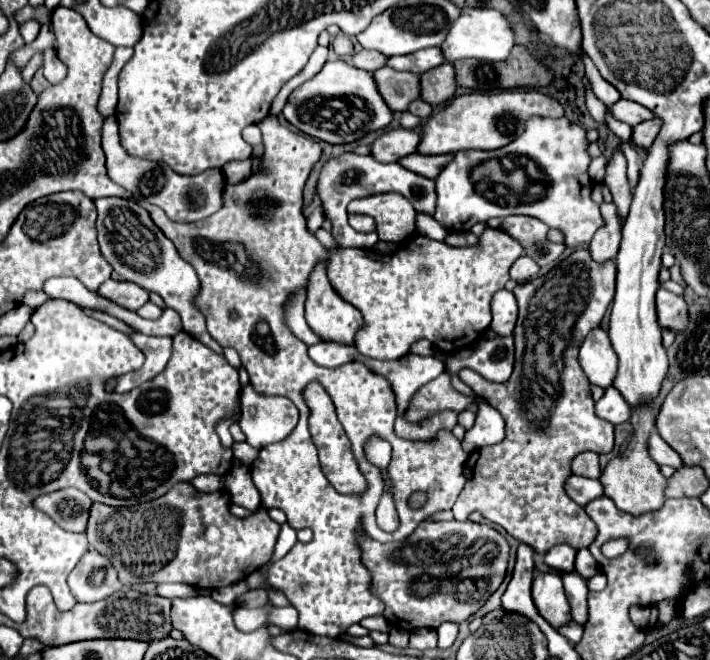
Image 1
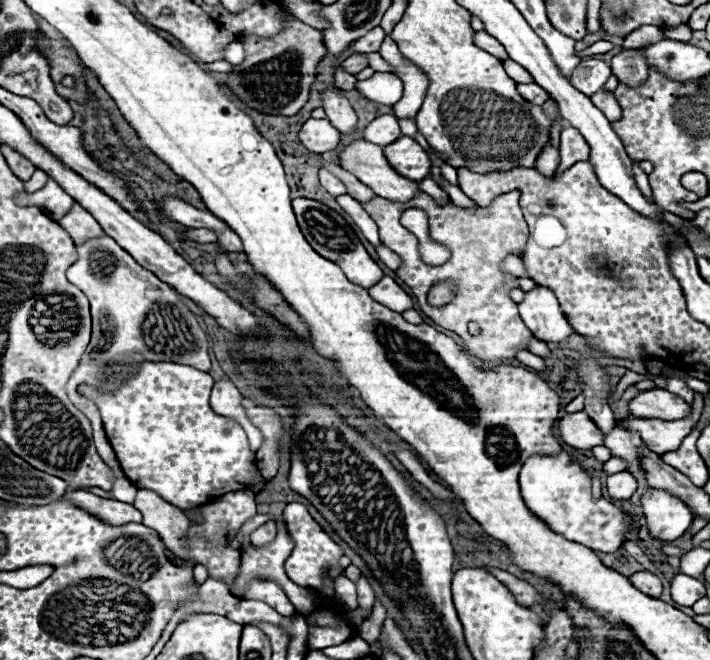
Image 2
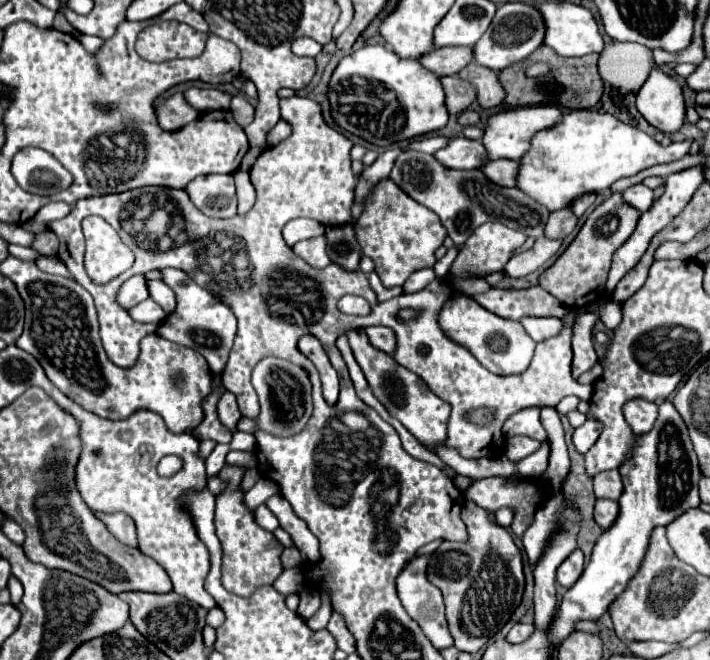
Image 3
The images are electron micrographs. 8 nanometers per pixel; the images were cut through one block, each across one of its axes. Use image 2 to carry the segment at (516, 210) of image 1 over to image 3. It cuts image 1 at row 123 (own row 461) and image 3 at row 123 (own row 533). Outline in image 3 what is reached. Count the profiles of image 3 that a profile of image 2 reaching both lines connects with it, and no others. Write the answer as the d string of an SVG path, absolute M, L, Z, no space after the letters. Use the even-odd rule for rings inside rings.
M568 110L556 126L542 130L532 138L528 154L520 158L516 188L524 190L524 194L528 194L532 200L554 212L568 206L568 202L576 200L576 196L610 188L610 184L618 178L632 176L656 164L668 164L684 158L690 152L692 142L694 138L660 146L648 134L620 122L612 114L598 110Z

